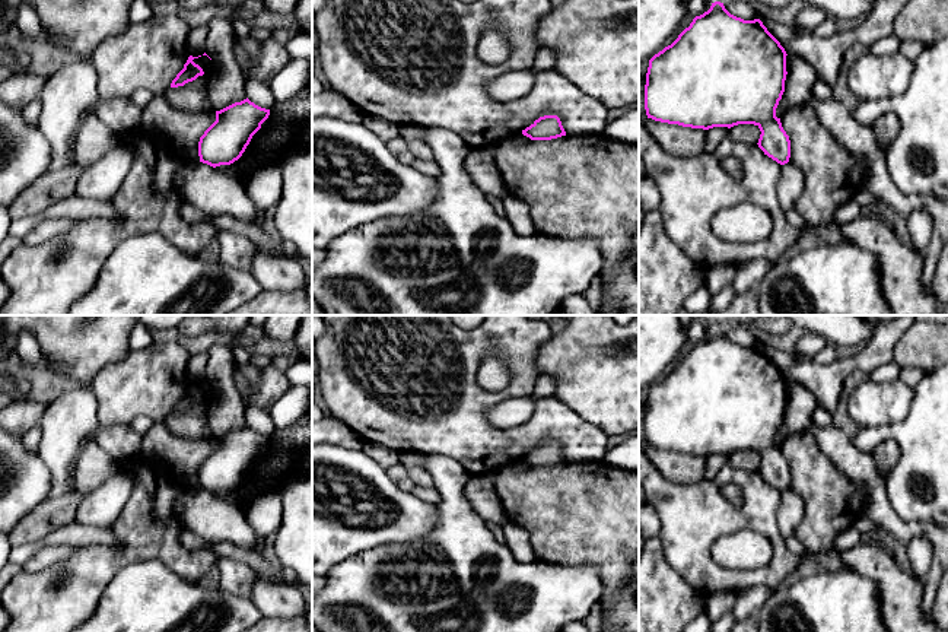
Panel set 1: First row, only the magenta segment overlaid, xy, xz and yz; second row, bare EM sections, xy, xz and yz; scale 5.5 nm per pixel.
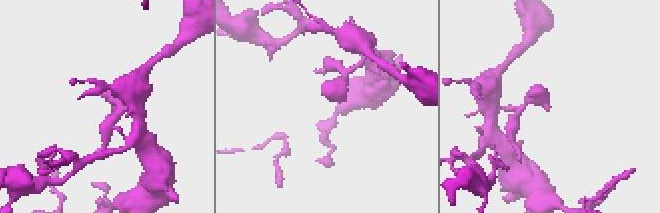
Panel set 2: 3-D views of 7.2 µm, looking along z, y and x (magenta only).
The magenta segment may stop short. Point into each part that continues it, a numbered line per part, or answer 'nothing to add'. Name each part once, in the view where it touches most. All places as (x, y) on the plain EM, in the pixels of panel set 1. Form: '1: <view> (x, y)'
nothing to add

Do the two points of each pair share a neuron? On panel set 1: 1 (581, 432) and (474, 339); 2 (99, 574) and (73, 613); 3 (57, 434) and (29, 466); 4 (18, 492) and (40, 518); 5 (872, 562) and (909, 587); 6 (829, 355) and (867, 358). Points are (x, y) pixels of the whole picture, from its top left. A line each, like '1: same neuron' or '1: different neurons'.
1: same neuron
2: same neuron
3: different neurons
4: different neurons
5: same neuron
6: different neurons

